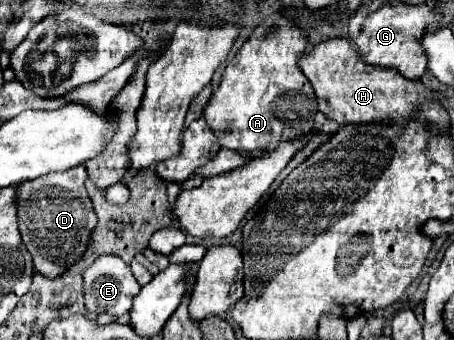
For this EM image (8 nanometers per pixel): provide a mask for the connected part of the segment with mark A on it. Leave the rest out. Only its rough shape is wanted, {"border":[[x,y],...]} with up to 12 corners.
{"border":[[263,20],[203,118],[223,148],[307,138],[317,96],[299,28]]}

